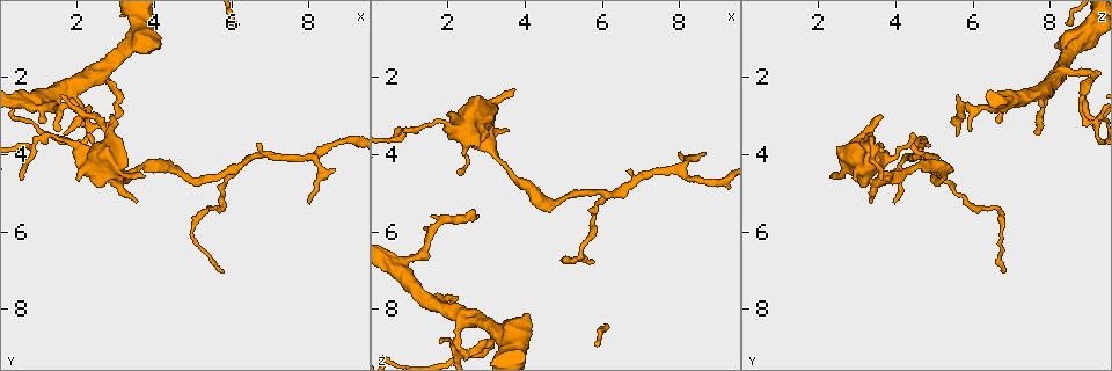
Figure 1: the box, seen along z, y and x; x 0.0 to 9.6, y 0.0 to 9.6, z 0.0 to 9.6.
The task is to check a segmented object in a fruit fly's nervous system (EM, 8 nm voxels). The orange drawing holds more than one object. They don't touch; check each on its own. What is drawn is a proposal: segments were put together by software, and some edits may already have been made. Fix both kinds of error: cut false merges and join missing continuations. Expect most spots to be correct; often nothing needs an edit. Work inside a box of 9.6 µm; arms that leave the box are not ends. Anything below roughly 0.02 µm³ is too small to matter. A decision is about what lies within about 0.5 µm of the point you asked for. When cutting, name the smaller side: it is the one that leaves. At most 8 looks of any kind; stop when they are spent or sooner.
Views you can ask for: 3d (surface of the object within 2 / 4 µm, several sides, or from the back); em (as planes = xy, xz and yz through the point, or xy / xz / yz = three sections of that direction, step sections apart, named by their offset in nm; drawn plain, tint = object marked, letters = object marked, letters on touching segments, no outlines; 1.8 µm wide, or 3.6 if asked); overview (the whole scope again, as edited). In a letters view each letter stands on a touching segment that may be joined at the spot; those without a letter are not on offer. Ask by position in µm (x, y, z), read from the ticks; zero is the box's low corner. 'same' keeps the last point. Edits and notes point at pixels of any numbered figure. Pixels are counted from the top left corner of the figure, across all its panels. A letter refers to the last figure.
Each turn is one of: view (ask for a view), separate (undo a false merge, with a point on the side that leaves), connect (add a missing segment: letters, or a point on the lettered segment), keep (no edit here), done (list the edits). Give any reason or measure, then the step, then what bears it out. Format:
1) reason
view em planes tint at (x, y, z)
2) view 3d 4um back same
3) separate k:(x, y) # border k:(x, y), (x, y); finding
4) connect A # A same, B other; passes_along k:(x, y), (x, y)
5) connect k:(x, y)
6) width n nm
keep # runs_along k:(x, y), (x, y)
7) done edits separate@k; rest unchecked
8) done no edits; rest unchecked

sharp bend
view 3d 2um at (2.50, 2.00, 9.15)

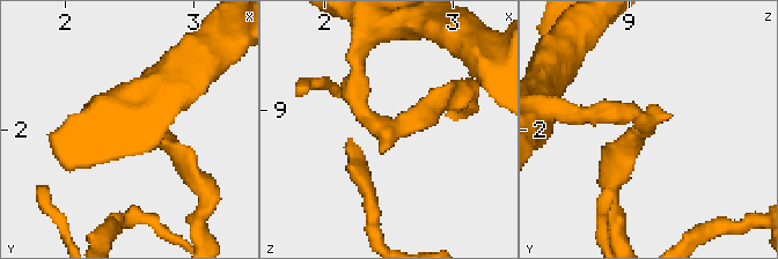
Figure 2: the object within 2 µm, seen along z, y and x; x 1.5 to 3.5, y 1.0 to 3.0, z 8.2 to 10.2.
shape alone is not enough
view em yz step 8 letters at (2.54, 1.94, 9.14)

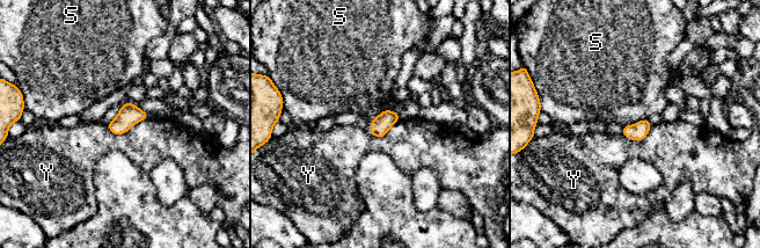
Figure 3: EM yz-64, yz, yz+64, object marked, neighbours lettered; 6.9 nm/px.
longest_contact Y 320 nm
keep # S other, Y other; border 3:(393, 110), (382, 110), (371, 122); continuous, no second neuron

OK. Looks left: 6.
free end
view em yz step 16 letters at (2.85, 2.95, 3.60)

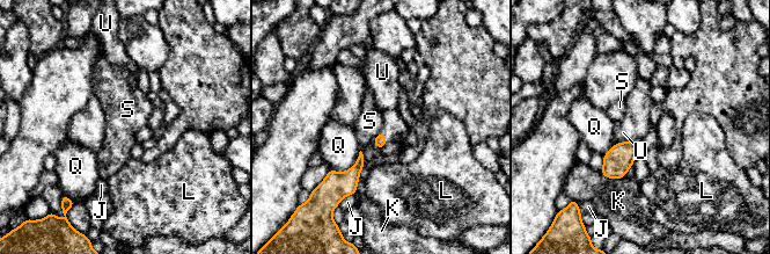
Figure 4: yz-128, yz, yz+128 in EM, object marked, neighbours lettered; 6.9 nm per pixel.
cut it another way
view em planes letters same

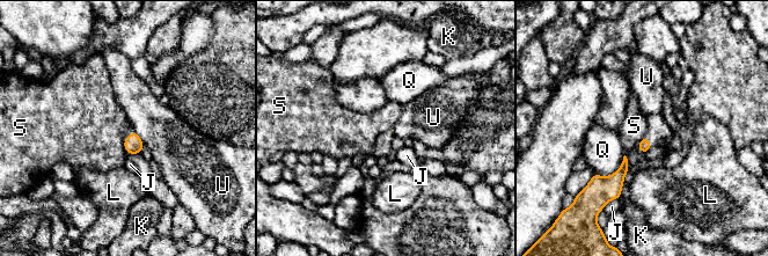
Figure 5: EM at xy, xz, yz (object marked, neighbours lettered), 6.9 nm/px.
longest_contact Q 240 nm
keep # J other, K other, L other, Q other, S other, U other; border 5:(644, 137), (638, 144), (643, 153); none of them fits

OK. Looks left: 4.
an open end
view 3d 2um back at (2.75, 3.50, 5.60)

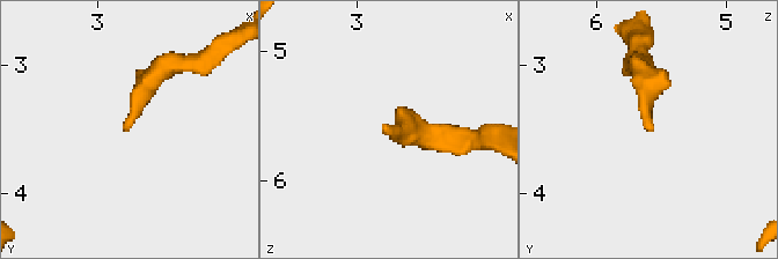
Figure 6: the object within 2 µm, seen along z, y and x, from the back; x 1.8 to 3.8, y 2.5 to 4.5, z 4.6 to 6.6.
view em planes letters at (2.76, 3.52, 5.60)

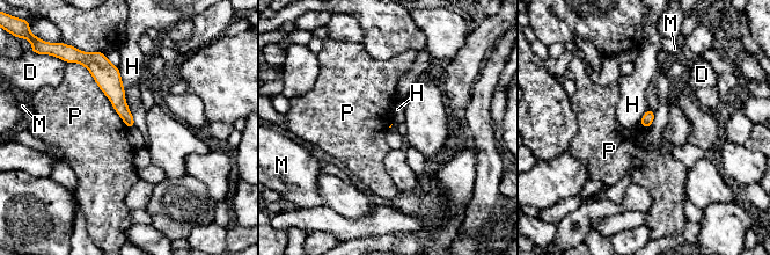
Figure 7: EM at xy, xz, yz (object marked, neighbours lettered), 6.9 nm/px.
keep # D other, H other, M other, P other; no lettered segment goes on from it

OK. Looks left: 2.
view em planes letters at (8.00, 5.25, 4.00)

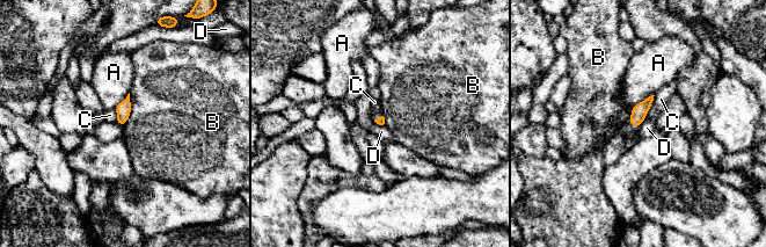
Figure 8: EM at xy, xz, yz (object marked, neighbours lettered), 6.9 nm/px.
keep # A other, B other, C other, D other; border 8:(646, 118), (637, 126); none of them fits

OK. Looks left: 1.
done no edits; rest unchecked

